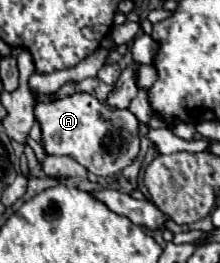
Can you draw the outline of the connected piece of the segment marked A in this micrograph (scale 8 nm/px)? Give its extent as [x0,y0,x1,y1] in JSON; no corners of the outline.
[33,93,139,177]

